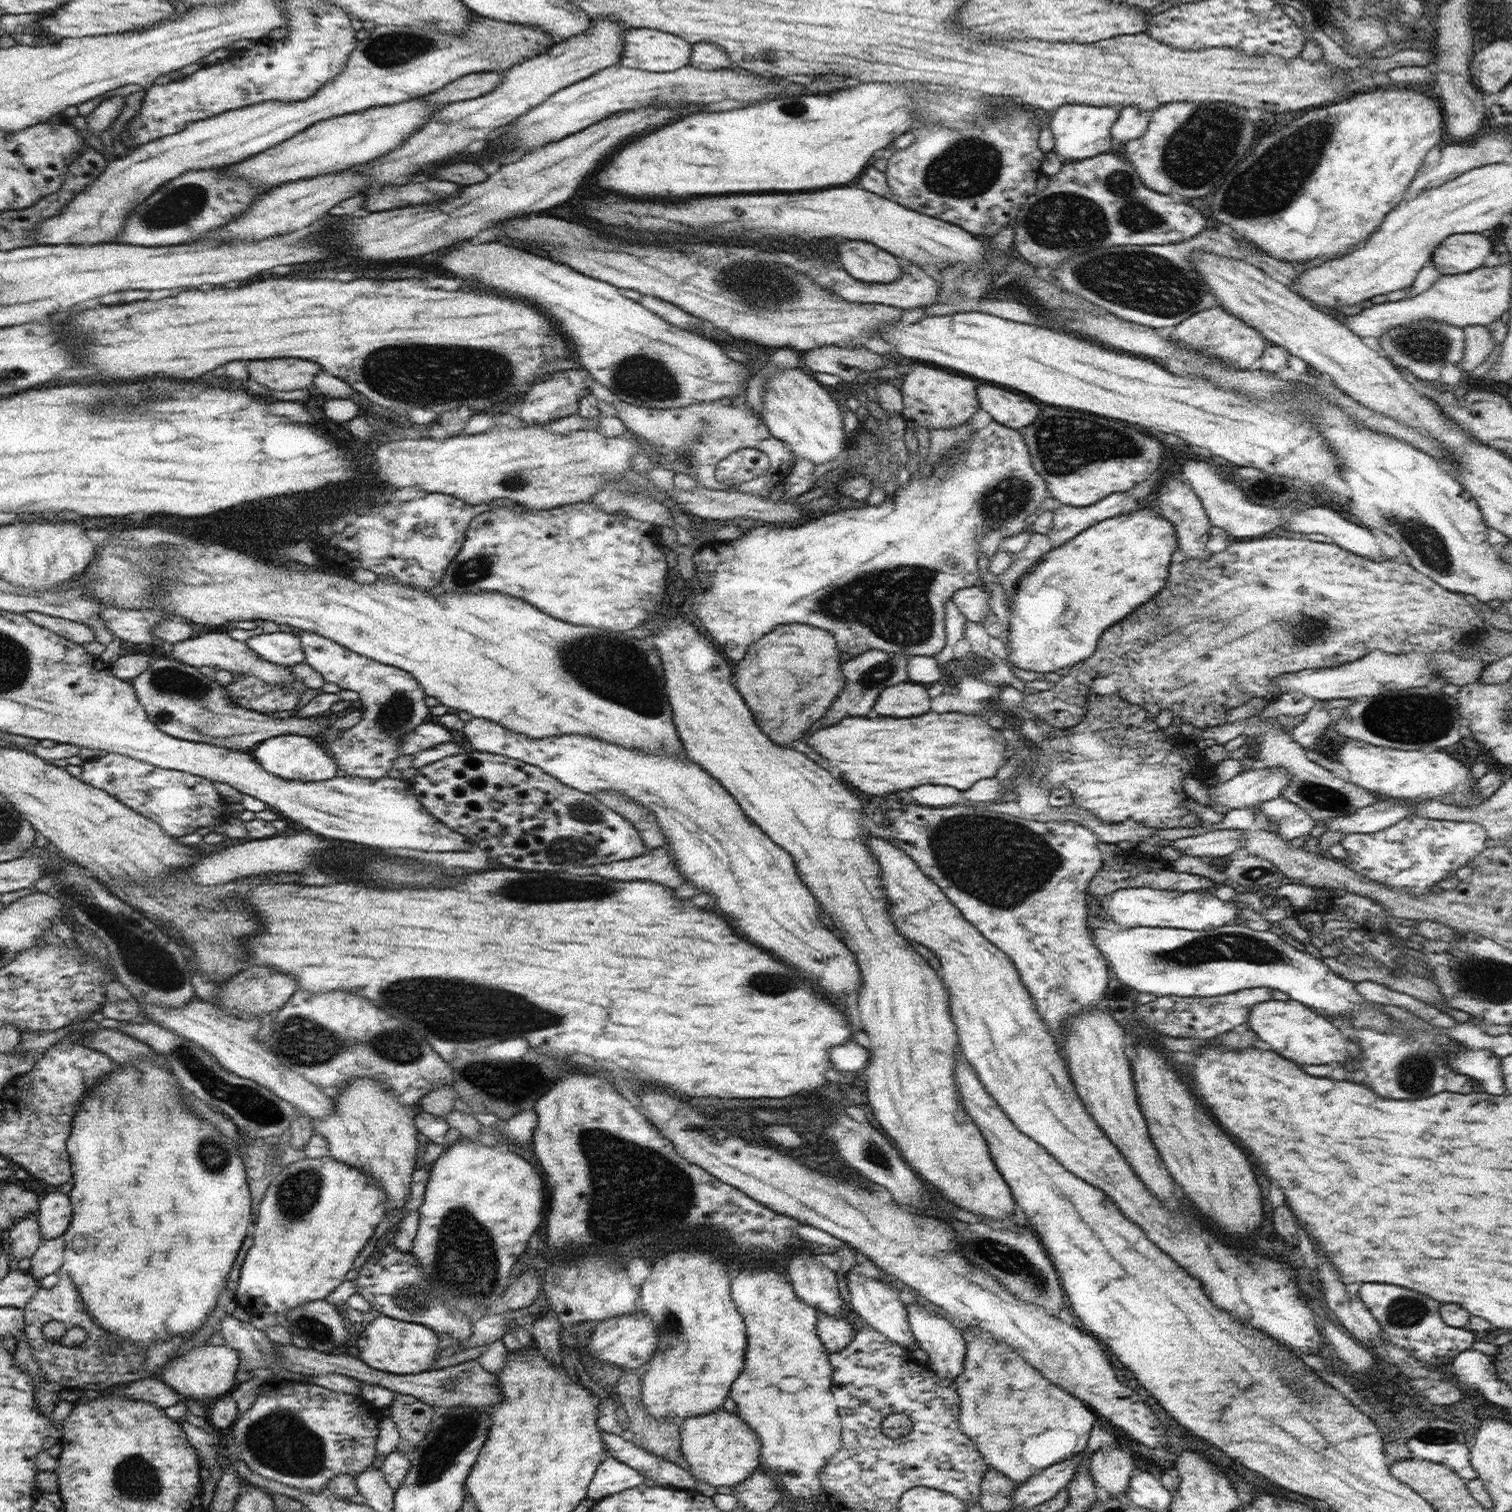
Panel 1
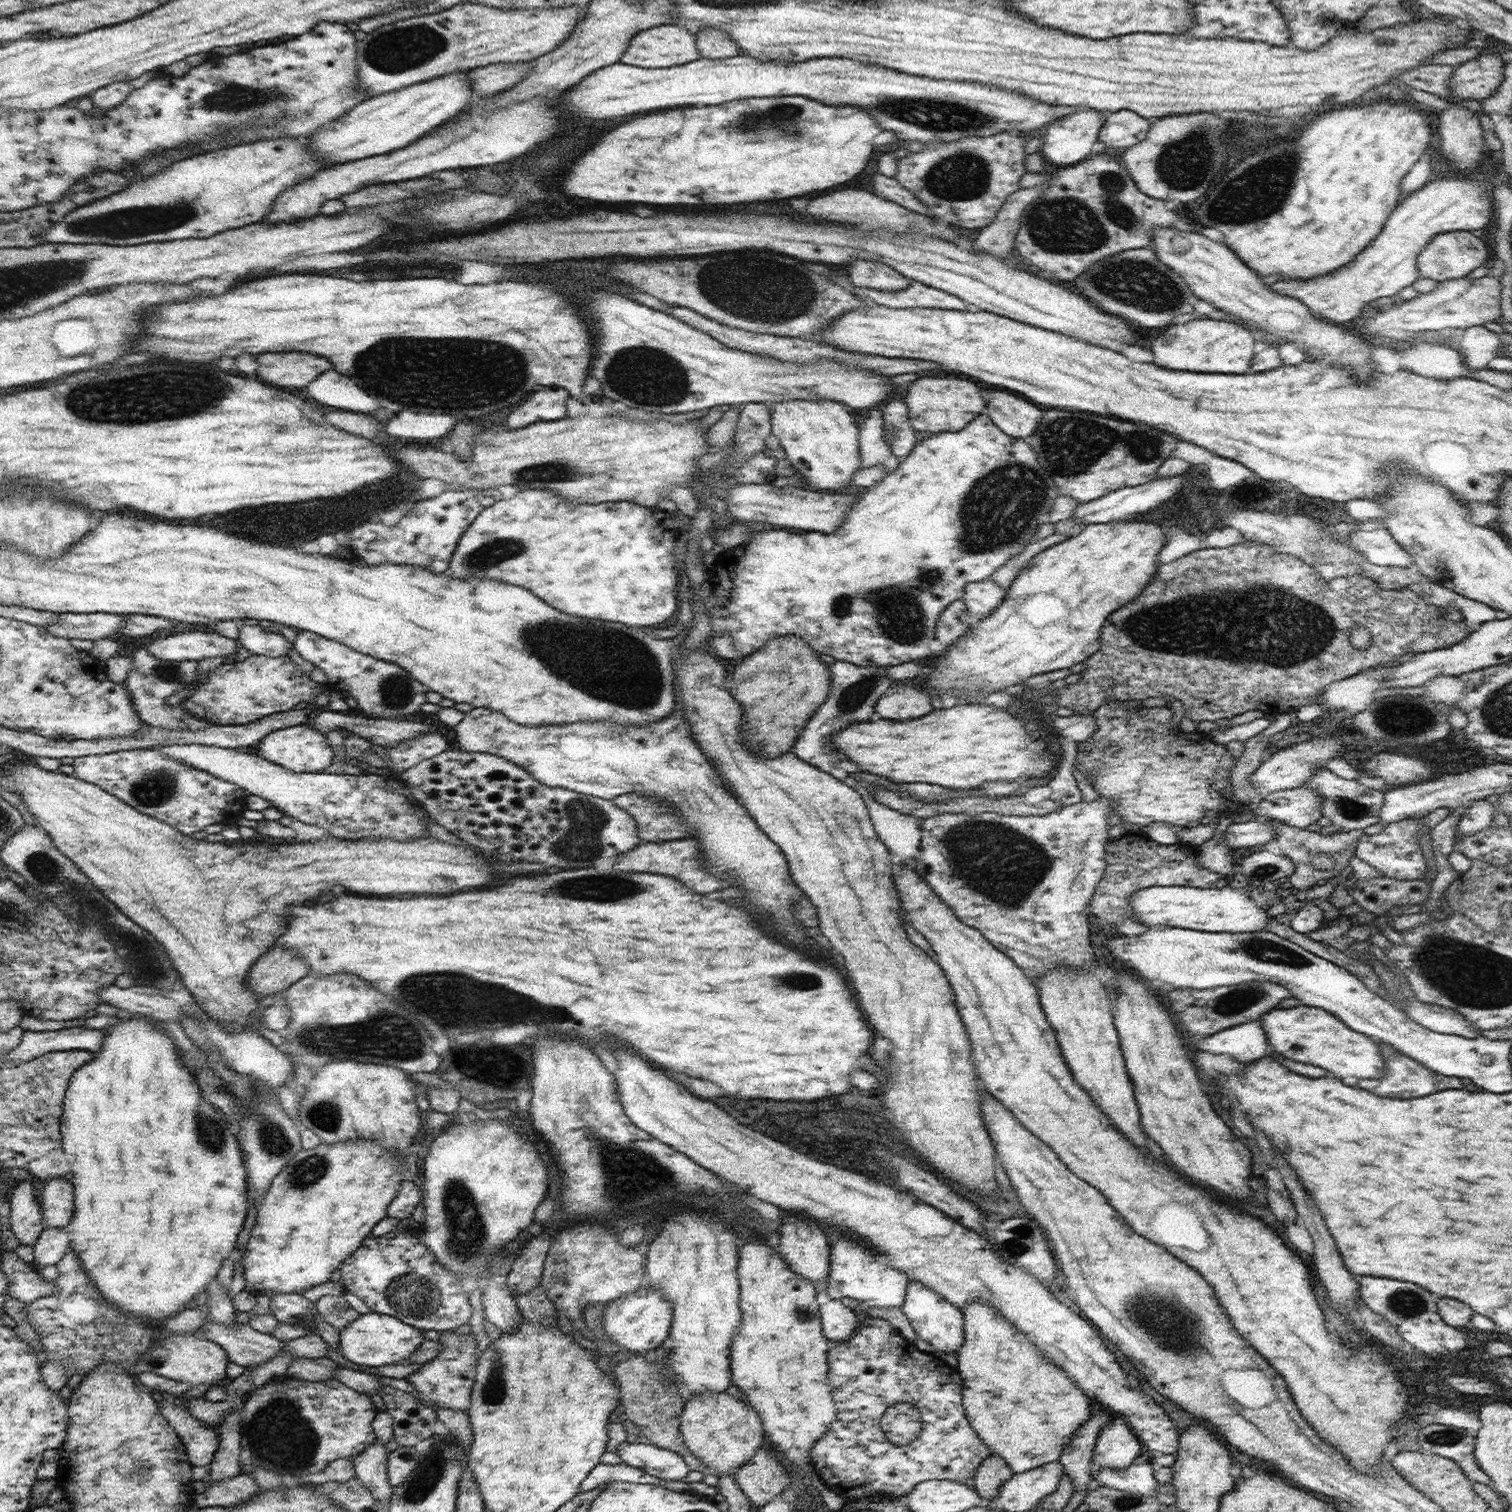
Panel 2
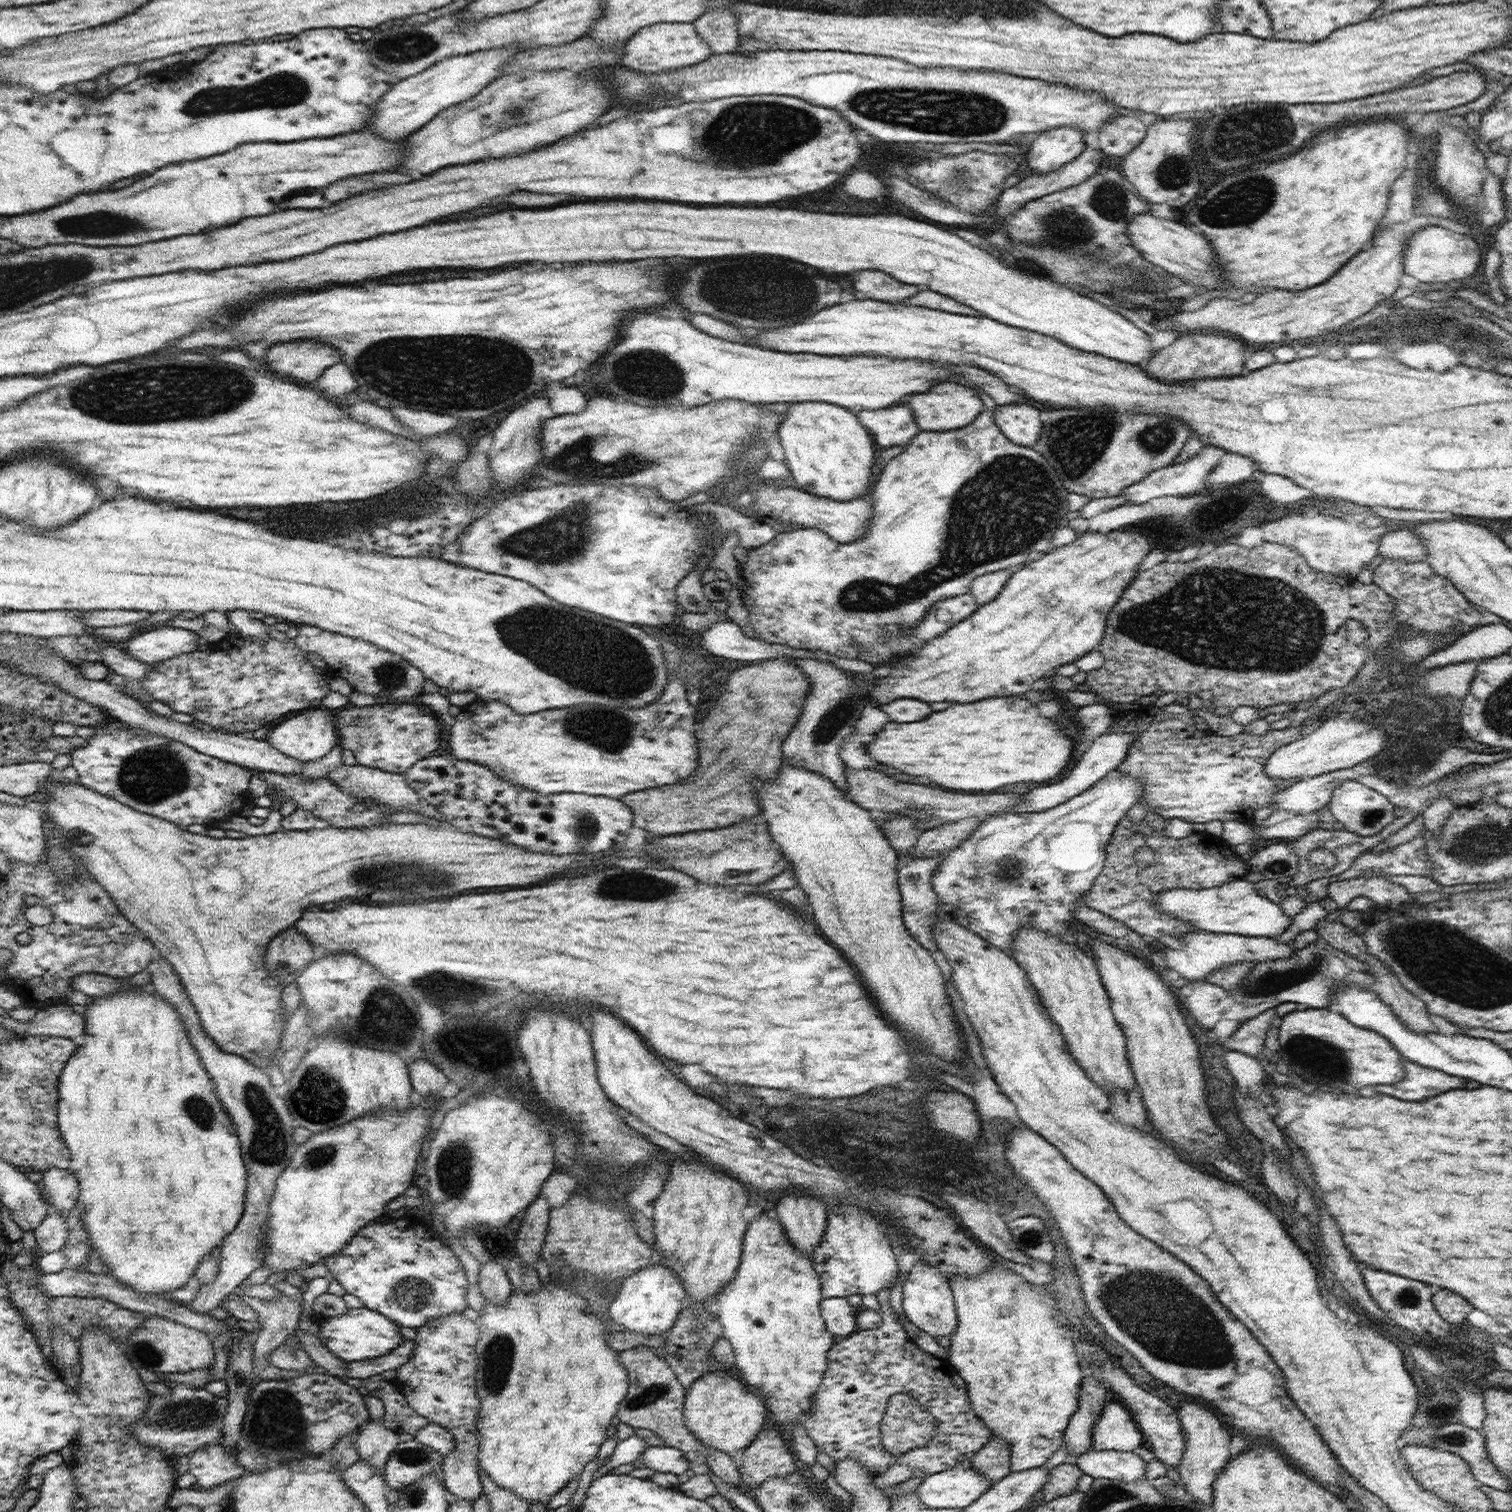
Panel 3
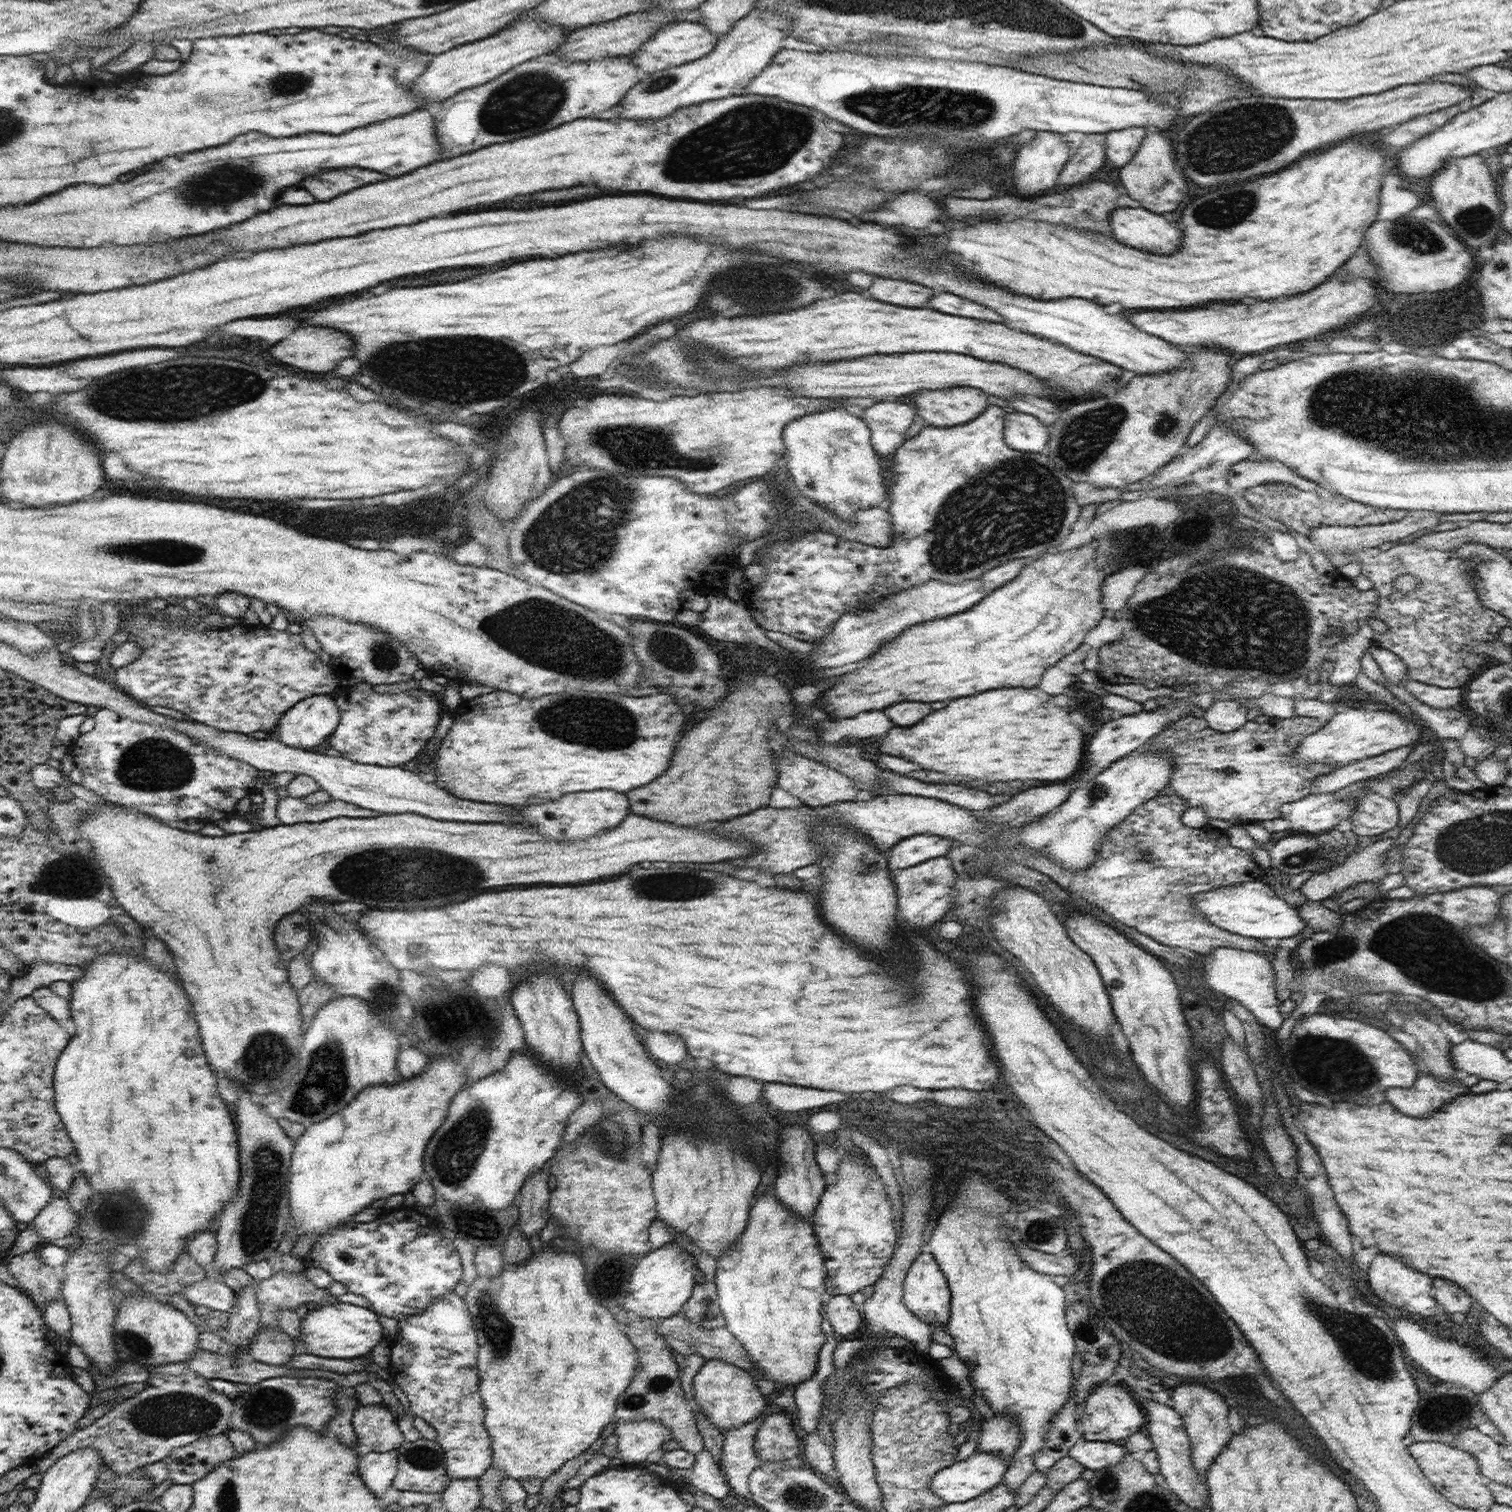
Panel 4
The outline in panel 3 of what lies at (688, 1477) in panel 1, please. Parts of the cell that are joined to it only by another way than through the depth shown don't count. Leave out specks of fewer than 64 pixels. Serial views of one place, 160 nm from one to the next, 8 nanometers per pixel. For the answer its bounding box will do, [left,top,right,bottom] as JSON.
[639,1444,690,1475]

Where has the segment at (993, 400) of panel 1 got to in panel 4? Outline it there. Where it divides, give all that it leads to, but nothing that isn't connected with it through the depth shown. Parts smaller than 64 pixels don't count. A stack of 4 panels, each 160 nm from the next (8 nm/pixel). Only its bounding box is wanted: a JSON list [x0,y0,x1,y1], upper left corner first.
[1003,412,1049,452]

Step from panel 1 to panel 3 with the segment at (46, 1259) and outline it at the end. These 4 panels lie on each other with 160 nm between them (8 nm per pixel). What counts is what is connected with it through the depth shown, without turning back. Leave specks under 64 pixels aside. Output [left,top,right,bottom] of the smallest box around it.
[34,1209,69,1252]

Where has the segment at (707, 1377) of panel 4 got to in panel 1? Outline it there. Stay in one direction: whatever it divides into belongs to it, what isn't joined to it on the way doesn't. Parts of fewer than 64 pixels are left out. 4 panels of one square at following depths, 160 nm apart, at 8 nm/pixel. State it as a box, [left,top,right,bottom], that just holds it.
[680,1406,761,1488]

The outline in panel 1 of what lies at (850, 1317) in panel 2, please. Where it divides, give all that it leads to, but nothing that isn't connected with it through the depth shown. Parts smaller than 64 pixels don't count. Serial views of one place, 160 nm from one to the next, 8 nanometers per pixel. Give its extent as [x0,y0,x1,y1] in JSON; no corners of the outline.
[818,1313,855,1354]

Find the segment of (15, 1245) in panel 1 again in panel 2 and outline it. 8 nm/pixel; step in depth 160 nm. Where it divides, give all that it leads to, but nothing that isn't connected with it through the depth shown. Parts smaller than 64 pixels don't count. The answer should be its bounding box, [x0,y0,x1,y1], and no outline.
[10,1182,46,1246]

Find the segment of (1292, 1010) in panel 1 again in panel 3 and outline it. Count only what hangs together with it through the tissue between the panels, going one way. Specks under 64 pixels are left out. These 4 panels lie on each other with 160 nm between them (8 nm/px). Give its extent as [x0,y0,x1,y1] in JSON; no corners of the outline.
[1275,1007,1406,1095]

